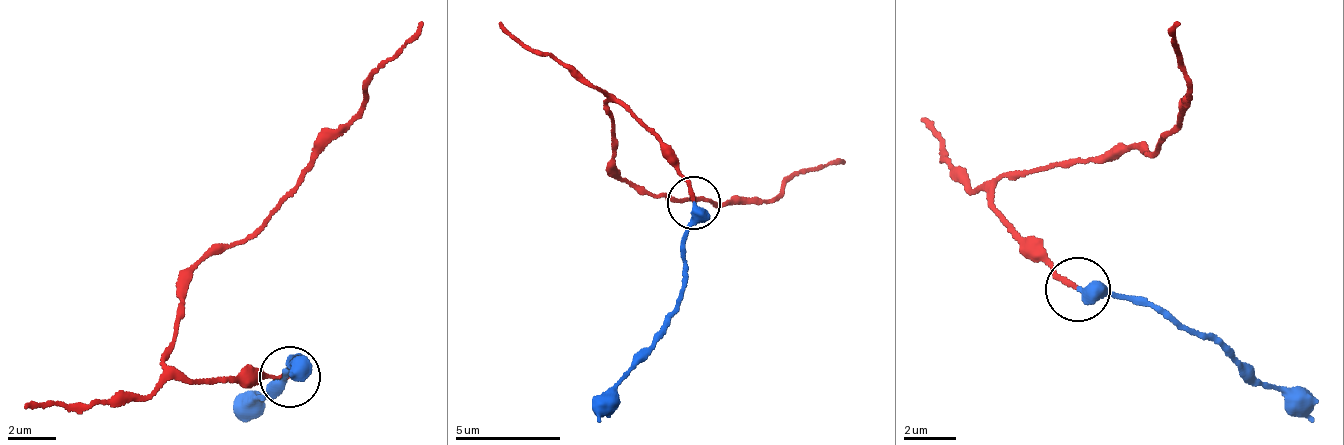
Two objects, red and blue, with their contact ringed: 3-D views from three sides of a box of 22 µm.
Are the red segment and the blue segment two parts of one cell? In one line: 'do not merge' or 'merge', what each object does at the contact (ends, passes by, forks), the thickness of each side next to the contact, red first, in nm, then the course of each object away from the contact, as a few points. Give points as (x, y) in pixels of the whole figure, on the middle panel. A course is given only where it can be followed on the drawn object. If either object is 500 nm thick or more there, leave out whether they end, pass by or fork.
merge; red ends; blue passes by; calibres 180 and 320 nm; course red (692, 204), (687, 182), (626, 106), (607, 104), (617, 177), (676, 200), (771, 201), (789, 178), (845, 162); course blue (692, 204), (680, 309), (600, 420)

